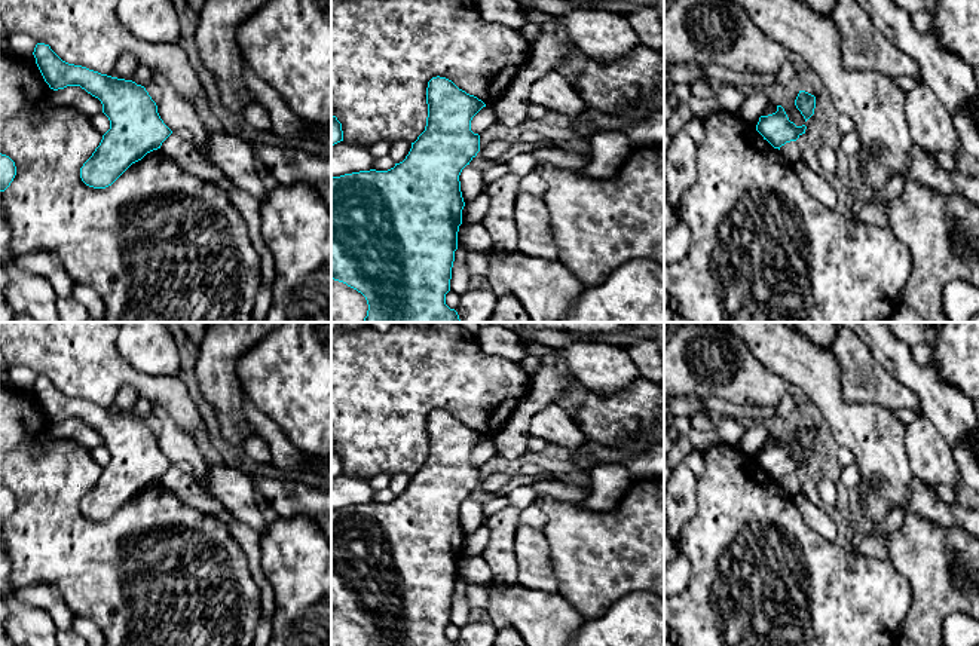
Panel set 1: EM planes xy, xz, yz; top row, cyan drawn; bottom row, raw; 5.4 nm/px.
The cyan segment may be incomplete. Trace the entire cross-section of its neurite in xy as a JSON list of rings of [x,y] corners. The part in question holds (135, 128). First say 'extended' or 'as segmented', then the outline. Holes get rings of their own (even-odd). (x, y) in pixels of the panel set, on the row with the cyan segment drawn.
as segmented; [[[37,43],[33,55],[51,89],[80,86],[101,101],[103,113],[110,120],[110,129],[80,168],[86,186],[111,186],[132,163],[160,149],[172,134],[144,86],[68,64],[45,43]]]

